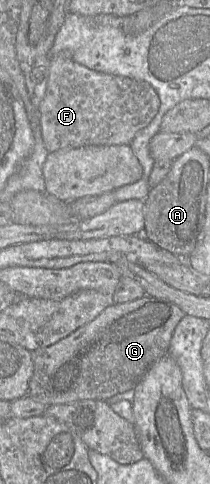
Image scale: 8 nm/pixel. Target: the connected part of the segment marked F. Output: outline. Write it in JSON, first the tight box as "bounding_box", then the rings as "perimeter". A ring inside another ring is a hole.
{"bounding_box":[39,54,160,153],"perimeter":[[[56,54],[50,55],[50,71],[49,80],[46,88],[45,96],[39,106],[40,111],[40,126],[42,130],[42,138],[44,145],[49,153],[60,149],[77,148],[89,145],[131,145],[136,134],[145,128],[157,114],[160,107],[160,97],[157,91],[148,82],[136,80],[129,77],[112,75],[107,73],[91,70],[86,66],[72,60],[69,55]]]}

